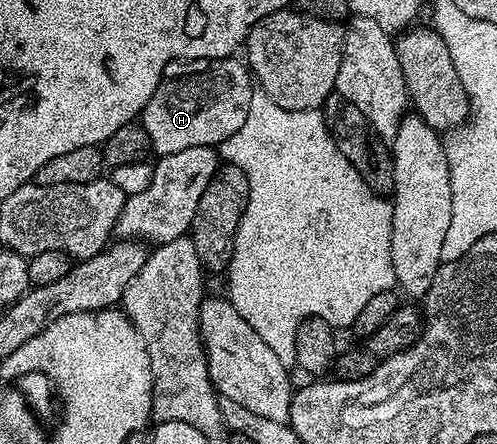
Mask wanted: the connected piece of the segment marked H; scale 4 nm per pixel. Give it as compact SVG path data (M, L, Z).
M233 57L188 60L187 67L197 74L198 81L209 83L214 92L205 87L181 92L175 80L166 78L162 82L159 93L151 97L139 116L141 126L149 134L149 146L158 156L170 155L179 149L191 149L195 145L216 148L224 144L225 139L243 125L243 121L247 121L247 109L255 87L246 64L235 60Z

